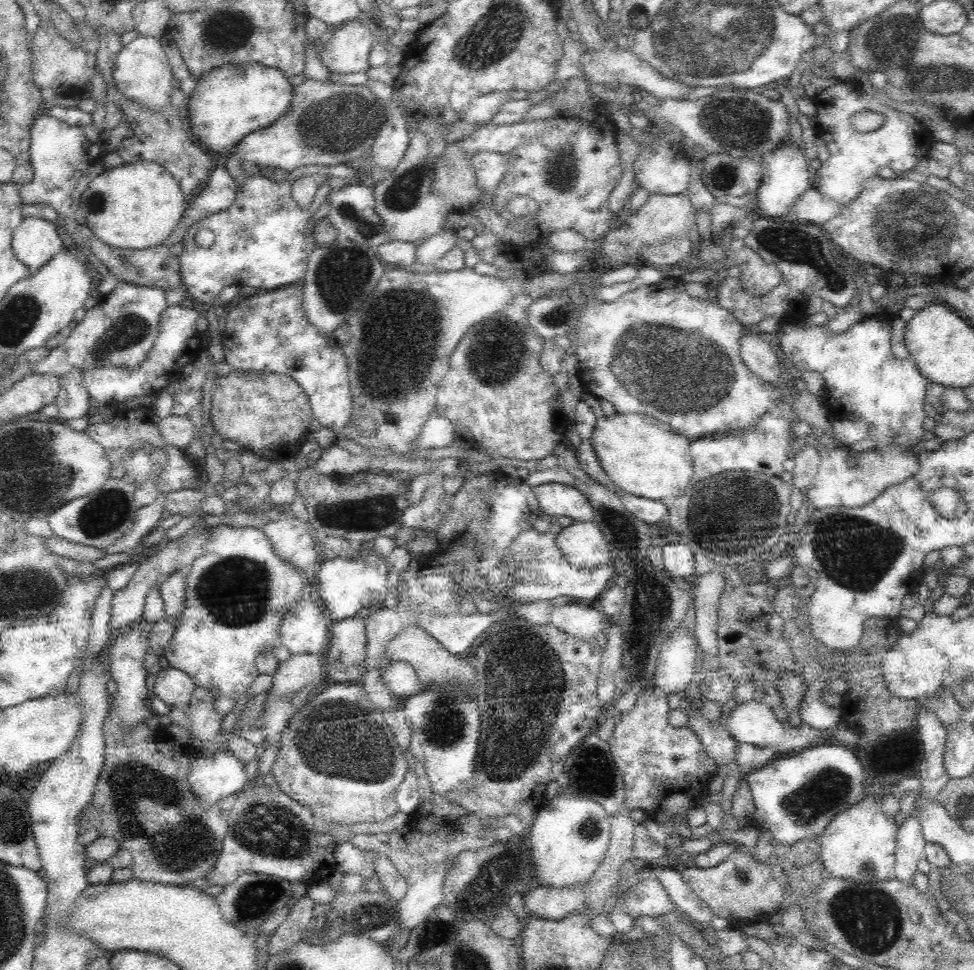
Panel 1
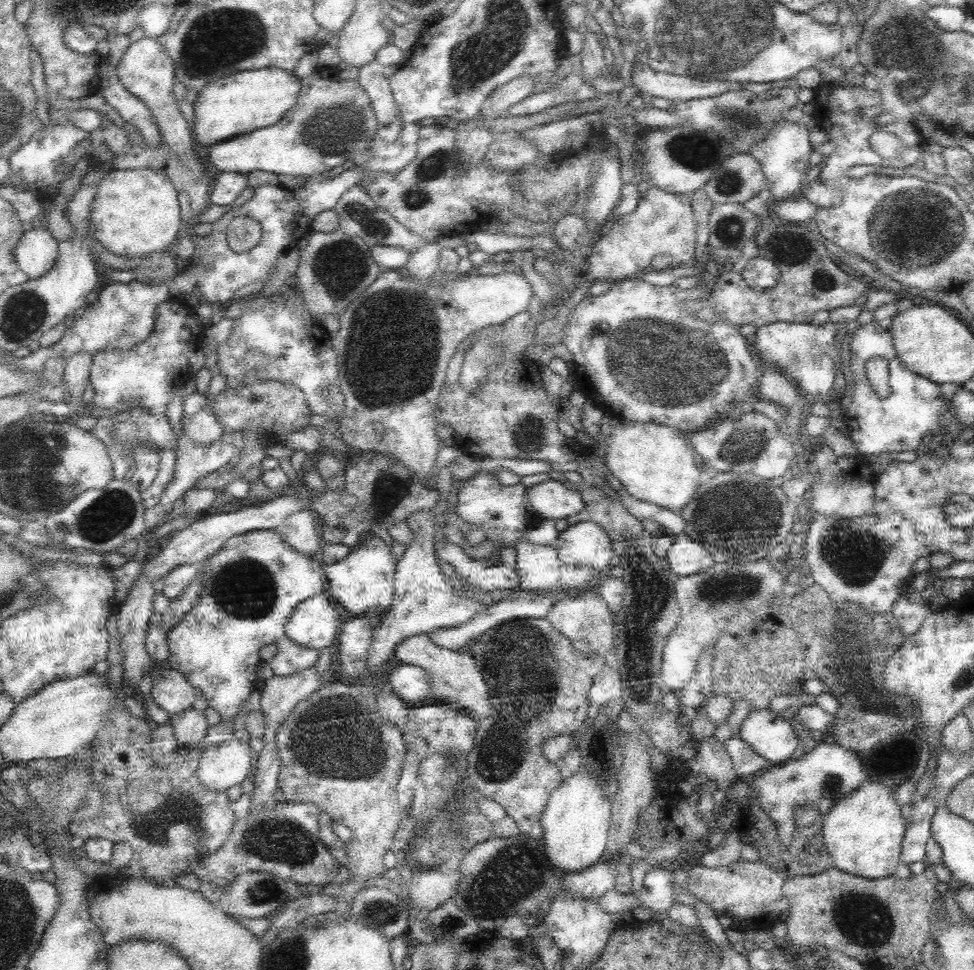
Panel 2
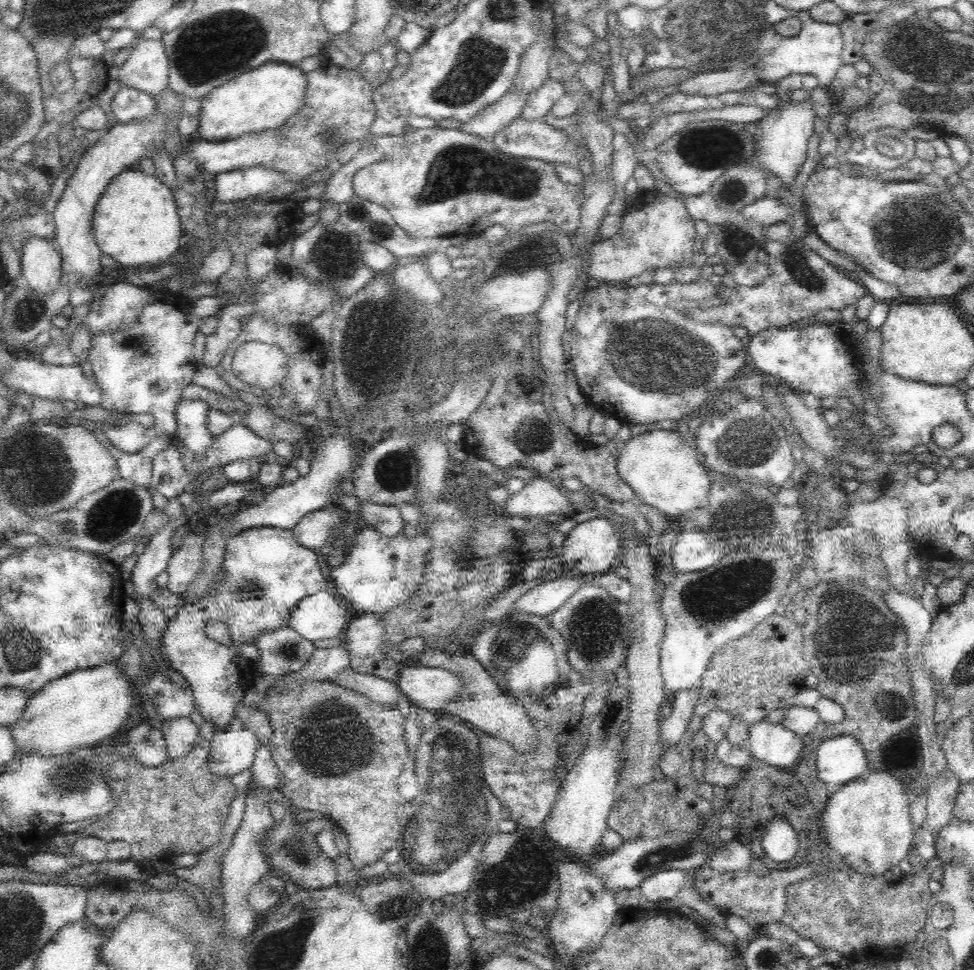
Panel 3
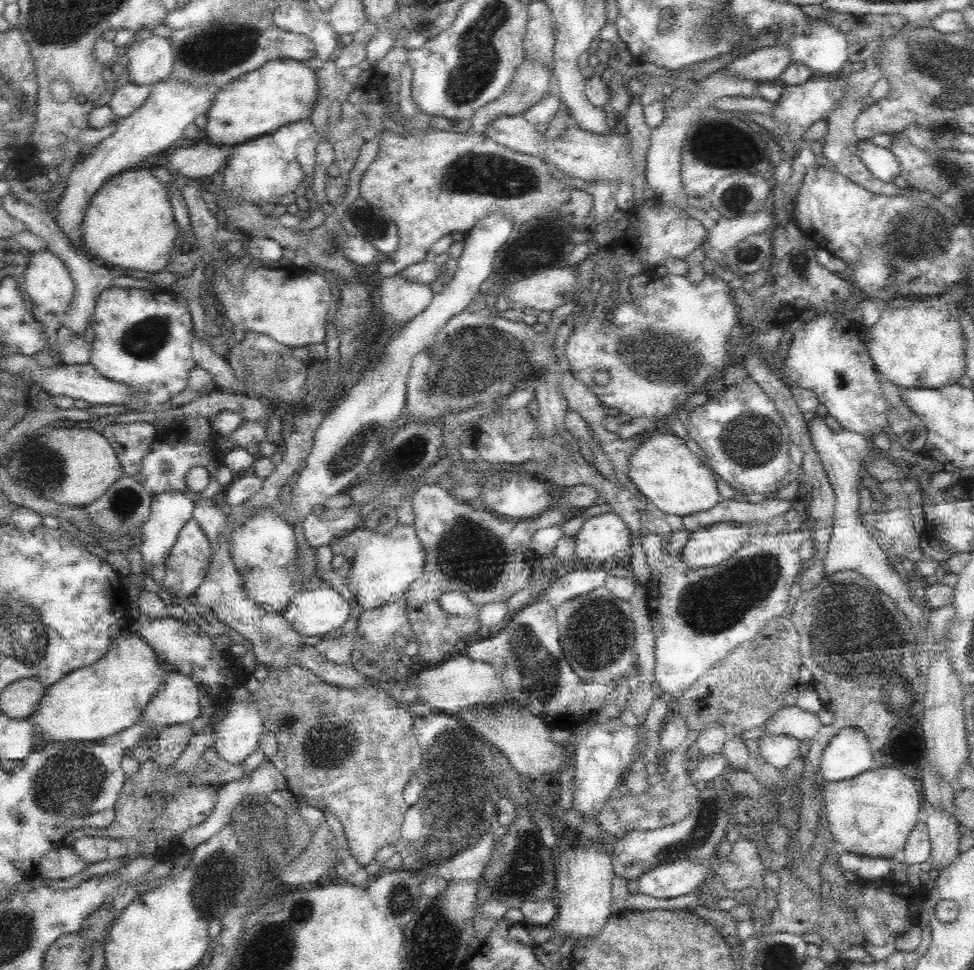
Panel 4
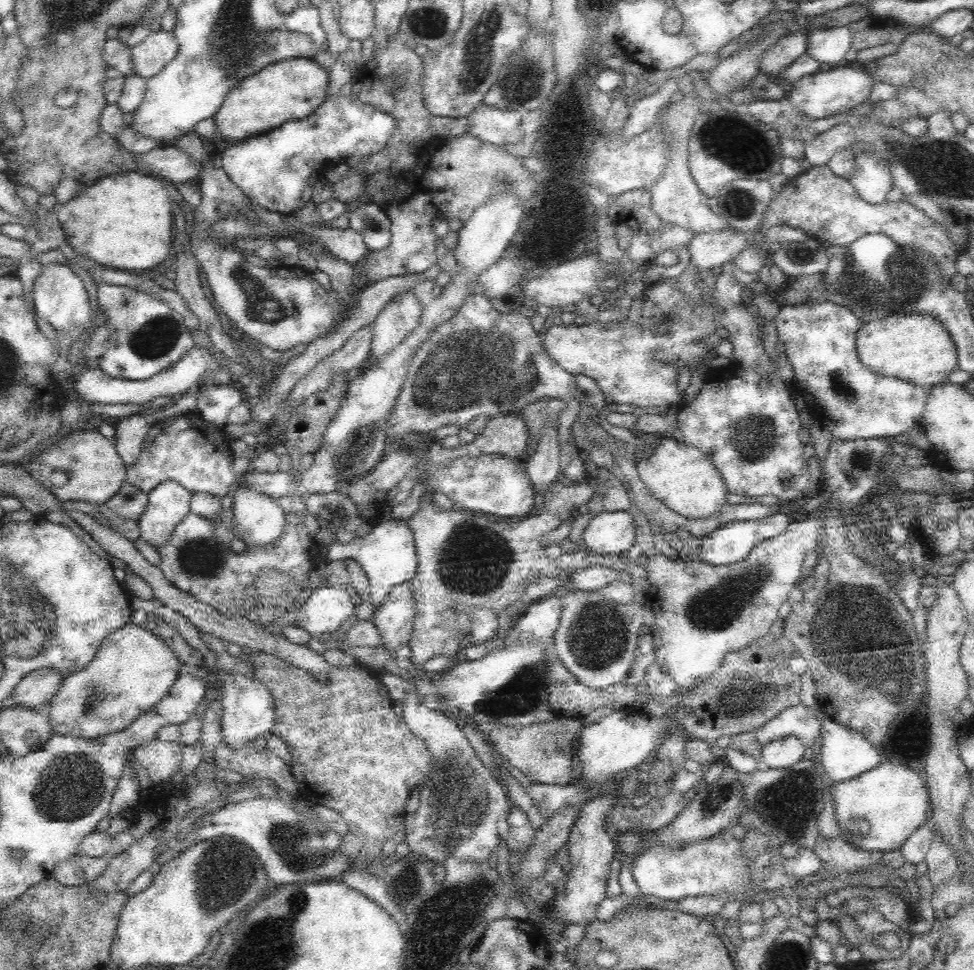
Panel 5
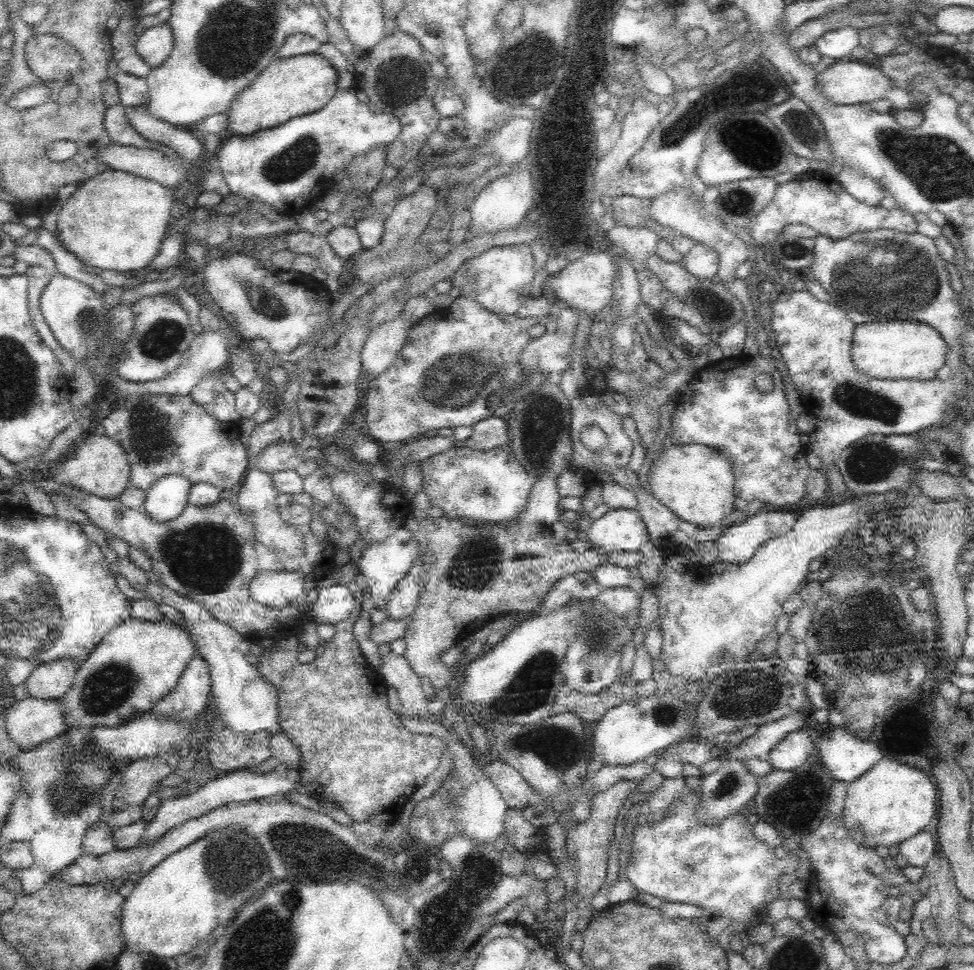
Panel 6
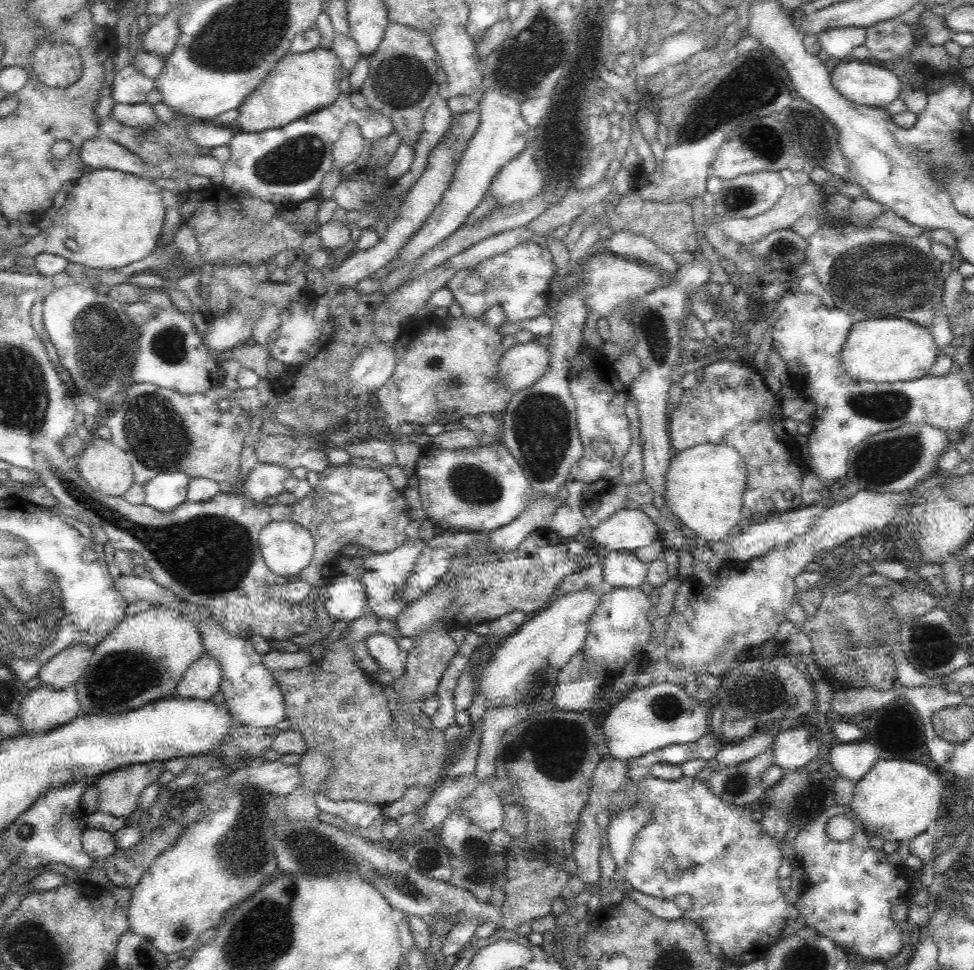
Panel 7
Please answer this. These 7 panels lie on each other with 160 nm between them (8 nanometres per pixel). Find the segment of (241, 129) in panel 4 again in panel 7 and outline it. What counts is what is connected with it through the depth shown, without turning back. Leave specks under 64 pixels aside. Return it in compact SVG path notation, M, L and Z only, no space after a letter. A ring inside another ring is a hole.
M318 48L305 53L285 54L240 104L237 109L238 126L245 133L259 133L272 128L282 128L288 122L326 108L340 94L342 70L340 59L331 49Z

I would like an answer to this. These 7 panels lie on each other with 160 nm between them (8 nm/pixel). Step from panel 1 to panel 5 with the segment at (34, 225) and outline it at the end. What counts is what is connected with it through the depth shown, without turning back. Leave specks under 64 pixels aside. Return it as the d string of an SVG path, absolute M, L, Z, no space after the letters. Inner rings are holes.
M46 264L43 266L39 278L34 280L33 299L35 313L46 320L57 332L73 330L79 326L91 327L97 322L93 316L89 297L83 281L74 274L73 265Z

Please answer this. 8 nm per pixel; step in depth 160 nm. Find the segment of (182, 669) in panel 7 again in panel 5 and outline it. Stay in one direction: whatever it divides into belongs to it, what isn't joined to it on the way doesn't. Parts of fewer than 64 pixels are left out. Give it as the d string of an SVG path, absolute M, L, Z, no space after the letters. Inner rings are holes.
M127 622L102 641L94 658L82 670L64 678L58 670L34 670L14 686L11 696L16 702L15 706L36 711L45 710L53 733L72 738L99 738L104 734L113 734L128 728L138 716L161 702L170 692L181 669L183 665L179 664L176 654L166 641L142 626Z

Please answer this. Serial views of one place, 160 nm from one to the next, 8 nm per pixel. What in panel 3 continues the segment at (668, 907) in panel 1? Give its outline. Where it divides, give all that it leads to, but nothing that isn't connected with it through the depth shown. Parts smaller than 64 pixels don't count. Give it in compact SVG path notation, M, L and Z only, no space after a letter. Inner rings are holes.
M663 870L642 880L639 887L646 899L658 903L660 900L672 900L686 881L690 881L690 874L683 870Z

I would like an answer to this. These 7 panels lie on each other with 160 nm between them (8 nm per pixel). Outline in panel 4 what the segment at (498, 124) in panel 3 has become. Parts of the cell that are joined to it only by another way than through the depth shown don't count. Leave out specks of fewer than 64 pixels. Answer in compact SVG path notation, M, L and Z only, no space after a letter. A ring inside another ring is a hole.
M525 58L515 70L504 92L492 102L476 110L470 128L476 132L485 132L494 119L524 114L548 94L551 71L552 69Z

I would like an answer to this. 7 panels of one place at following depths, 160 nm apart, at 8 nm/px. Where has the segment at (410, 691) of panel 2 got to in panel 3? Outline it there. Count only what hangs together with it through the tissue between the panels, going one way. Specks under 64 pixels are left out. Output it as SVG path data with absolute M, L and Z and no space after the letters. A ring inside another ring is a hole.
M417 663L400 668L398 685L411 705L424 711L444 709L464 688L462 679L452 671Z

